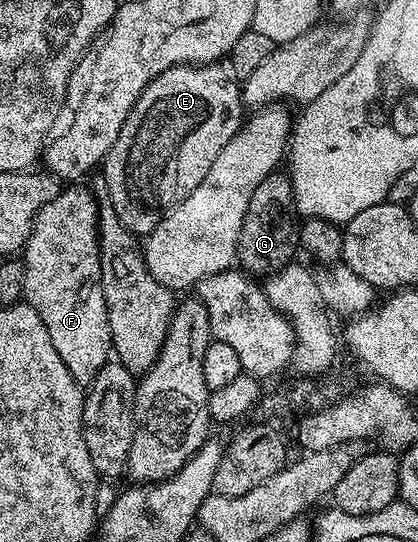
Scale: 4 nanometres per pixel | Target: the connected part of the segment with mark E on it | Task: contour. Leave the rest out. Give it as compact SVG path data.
M208 62L201 66L174 66L161 72L161 76L157 76L157 80L141 92L121 128L121 136L117 136L113 148L109 148L107 157L101 163L101 176L107 182L111 203L121 224L137 235L150 234L168 210L185 200L185 196L200 186L205 176L209 176L213 160L221 156L221 148L229 144L244 121L241 86L226 65Z

